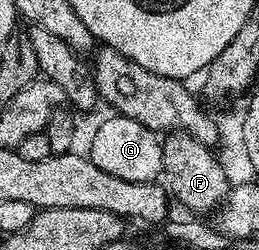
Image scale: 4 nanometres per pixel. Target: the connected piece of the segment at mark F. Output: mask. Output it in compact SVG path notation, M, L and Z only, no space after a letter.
M169 132L161 141L163 148L161 178L168 193L174 199L176 197L183 207L193 211L190 213L203 216L205 212L216 211L227 199L231 189L231 181L229 182L226 170L217 160L216 153L201 142L197 142L197 138L193 138L188 132Z

